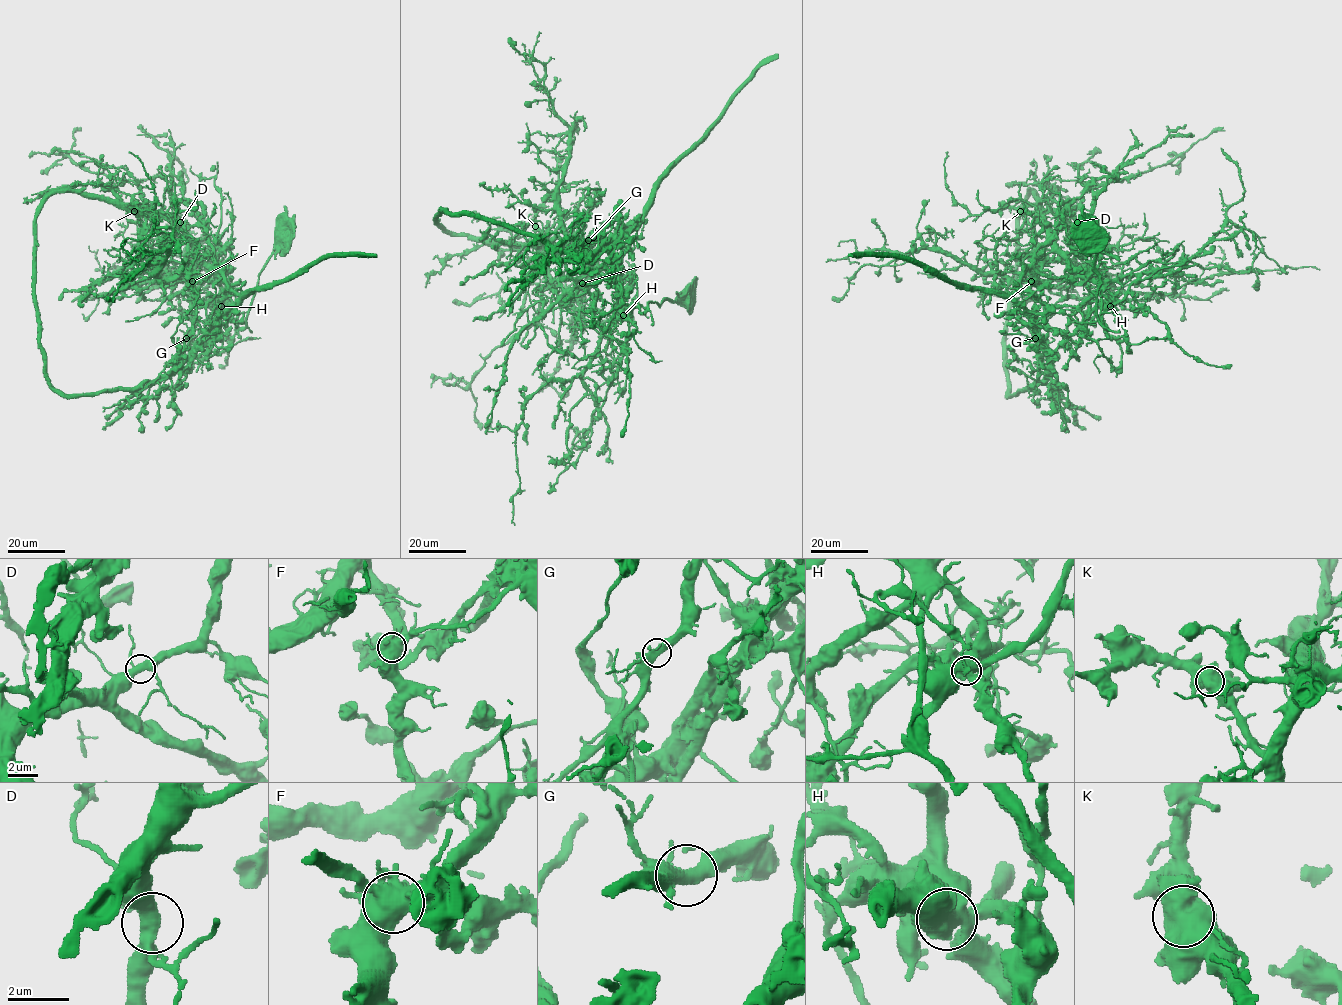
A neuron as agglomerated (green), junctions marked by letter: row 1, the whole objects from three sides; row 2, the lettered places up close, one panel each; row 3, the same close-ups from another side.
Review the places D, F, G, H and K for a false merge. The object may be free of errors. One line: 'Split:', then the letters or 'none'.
Split: H

